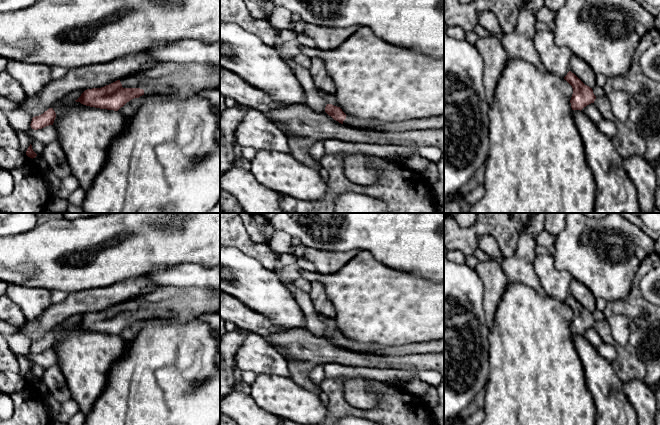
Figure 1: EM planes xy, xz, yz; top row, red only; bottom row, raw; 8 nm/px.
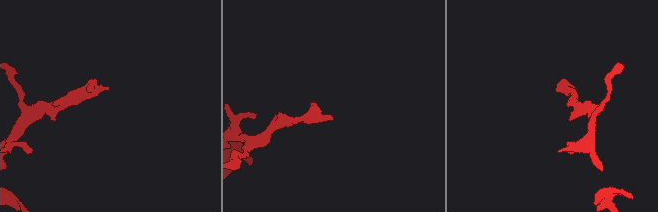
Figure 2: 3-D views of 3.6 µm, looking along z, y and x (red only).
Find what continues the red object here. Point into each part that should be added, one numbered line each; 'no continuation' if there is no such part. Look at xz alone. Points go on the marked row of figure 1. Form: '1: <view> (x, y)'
1: xz (434, 122)

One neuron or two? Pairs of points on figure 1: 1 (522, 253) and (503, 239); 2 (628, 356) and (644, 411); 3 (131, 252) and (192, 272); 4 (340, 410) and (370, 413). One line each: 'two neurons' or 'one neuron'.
1: two neurons
2: two neurons
3: two neurons
4: one neuron

